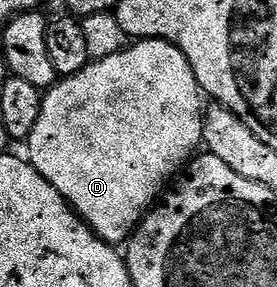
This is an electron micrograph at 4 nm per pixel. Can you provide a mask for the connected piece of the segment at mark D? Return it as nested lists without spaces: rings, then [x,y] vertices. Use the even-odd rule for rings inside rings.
[[[138,40],[121,52],[86,64],[75,76],[59,79],[43,95],[40,118],[36,118],[28,141],[28,159],[104,243],[125,245],[171,181],[199,151],[204,119],[202,100],[196,74],[192,74],[188,58],[175,44],[167,40]]]

